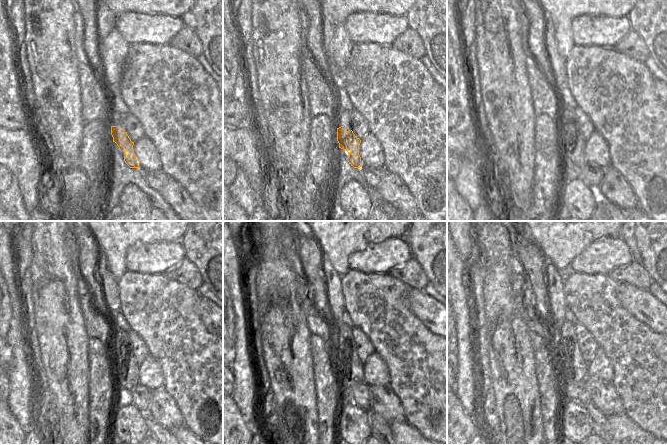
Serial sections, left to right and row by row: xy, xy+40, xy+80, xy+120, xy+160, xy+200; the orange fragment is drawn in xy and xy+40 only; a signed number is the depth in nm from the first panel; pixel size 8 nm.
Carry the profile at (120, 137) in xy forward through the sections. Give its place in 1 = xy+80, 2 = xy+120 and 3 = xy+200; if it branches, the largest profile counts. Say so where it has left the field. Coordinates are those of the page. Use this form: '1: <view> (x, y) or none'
1: xy+80 (578, 149)
2: xy+120 (132, 376)
3: xy+200 (566, 356)

